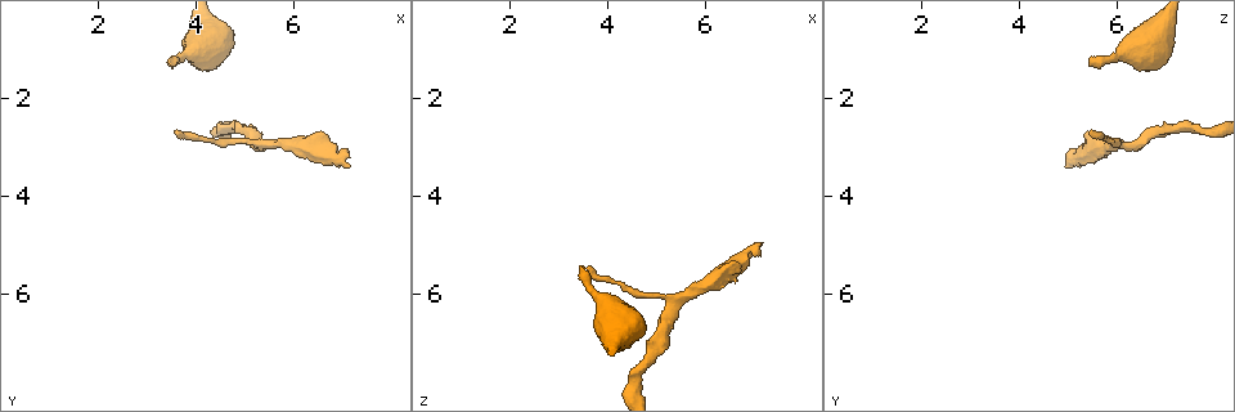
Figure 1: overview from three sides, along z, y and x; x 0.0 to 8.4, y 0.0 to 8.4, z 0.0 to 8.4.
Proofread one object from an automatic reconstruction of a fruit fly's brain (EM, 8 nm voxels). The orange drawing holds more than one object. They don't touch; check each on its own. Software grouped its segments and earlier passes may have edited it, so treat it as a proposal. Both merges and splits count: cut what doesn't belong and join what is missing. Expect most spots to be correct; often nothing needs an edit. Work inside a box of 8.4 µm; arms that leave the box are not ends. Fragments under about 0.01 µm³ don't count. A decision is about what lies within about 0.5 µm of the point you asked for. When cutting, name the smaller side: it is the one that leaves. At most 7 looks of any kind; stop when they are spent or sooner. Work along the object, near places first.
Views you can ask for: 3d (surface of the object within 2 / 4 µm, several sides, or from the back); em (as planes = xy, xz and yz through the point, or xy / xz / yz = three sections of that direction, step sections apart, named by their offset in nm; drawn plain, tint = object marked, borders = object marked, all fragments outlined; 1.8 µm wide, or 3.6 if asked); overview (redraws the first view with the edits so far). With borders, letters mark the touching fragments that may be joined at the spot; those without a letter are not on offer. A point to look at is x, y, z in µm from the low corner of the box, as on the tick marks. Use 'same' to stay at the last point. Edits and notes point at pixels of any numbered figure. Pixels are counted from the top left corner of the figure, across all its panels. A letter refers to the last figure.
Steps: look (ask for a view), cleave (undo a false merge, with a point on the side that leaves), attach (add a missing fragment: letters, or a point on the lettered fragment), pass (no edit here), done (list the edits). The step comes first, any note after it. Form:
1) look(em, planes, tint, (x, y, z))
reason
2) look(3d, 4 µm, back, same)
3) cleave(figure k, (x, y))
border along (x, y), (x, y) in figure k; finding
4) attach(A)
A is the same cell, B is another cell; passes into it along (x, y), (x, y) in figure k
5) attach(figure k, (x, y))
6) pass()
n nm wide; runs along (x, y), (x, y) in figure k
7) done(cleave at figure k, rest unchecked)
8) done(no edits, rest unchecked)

look(em, 3.6 µm, yz, step 4, tint, (3.40, 1.25, 5.40))
an open end

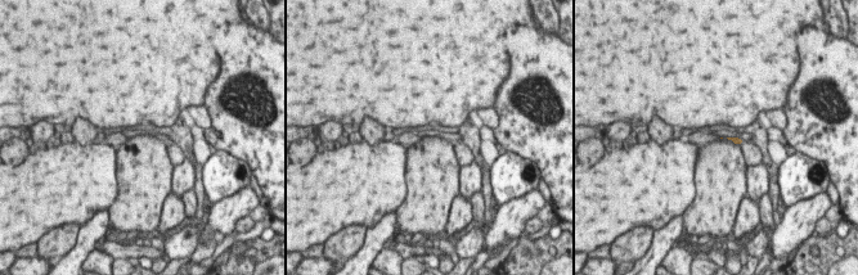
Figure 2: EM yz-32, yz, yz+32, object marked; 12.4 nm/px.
look(em, 3.6 µm, planes, borders, same)

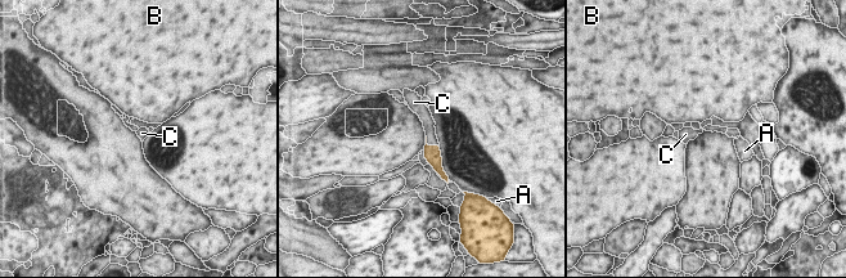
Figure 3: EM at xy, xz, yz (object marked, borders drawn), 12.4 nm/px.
attach(C)
C touches over 220 nm; C is the same cell, A and B are other cells; passes into it along (432, 155), (430, 146), (430, 129) in figure 3; the cell continues

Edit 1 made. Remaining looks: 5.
look(em, planes, tint, (5.40, 3.00, 6.15))
branch point

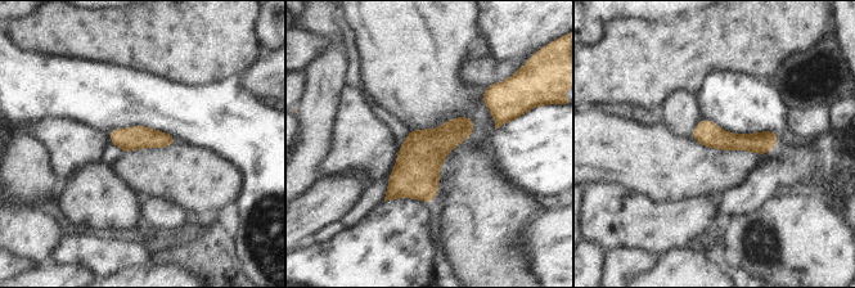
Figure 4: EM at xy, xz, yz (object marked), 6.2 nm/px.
look(em, planes, borders, same)

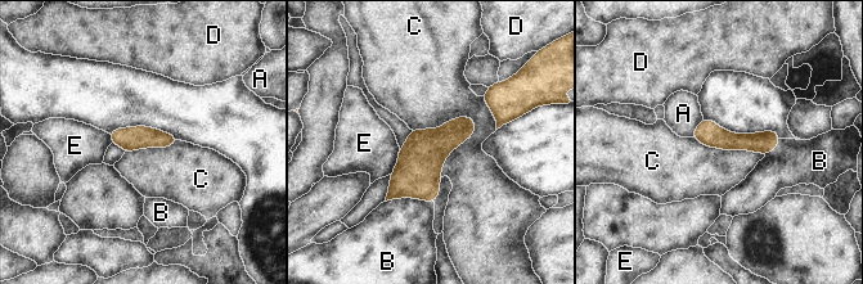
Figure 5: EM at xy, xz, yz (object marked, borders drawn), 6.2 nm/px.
pass()
A, B, C, D and E are other cells; border along (468, 116), (473, 133), (440, 176) in figure 5; all the same cell

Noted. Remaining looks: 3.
look(3d, 2 µm, (7.15, 3.45, 4.95))
branch stops here

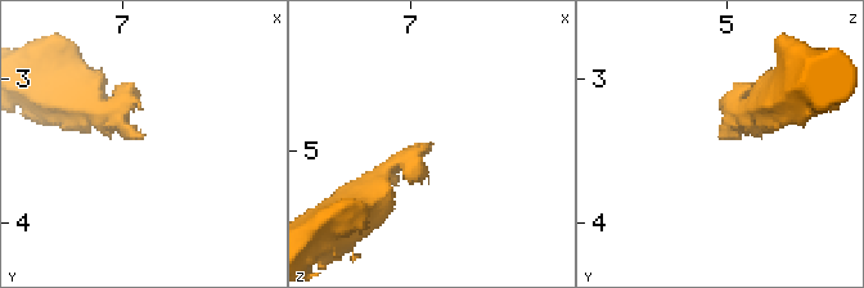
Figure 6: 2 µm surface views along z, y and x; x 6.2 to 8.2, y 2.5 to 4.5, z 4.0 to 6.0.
look(em, planes, borders, (7.14, 3.44, 4.96))
need the tissue

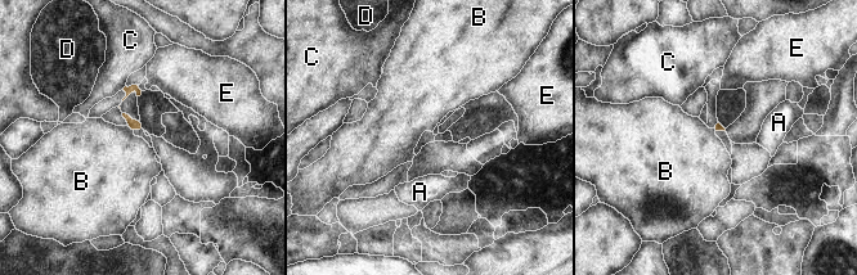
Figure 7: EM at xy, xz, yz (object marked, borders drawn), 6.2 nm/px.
pass()
A, B, C, D and E are other cells; border along (126, 126), (133, 131) in figure 7; no lettered fragment goes on from it

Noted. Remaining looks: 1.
done(attach at figure 3, rest unchecked)

